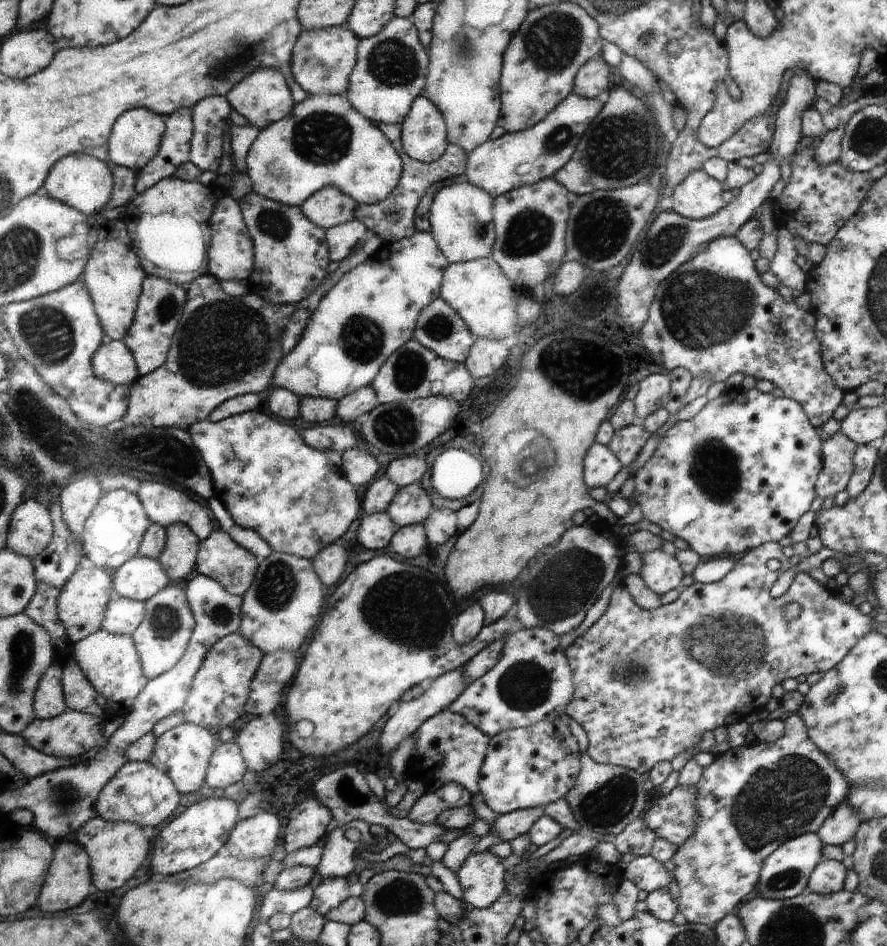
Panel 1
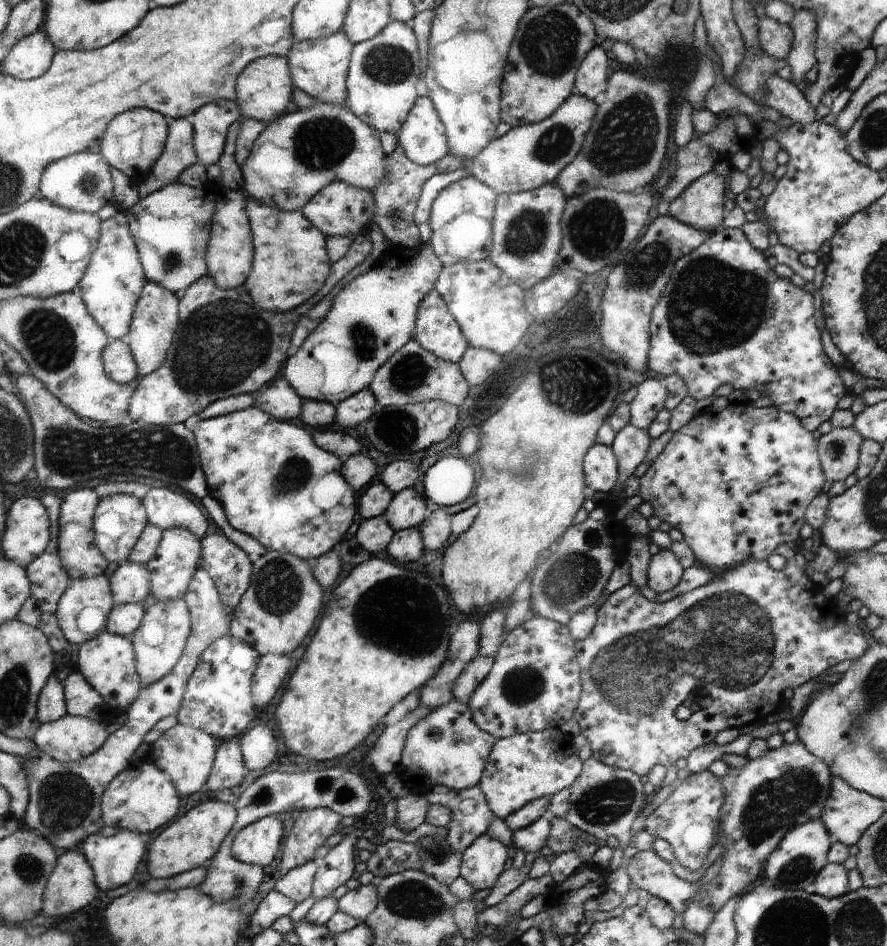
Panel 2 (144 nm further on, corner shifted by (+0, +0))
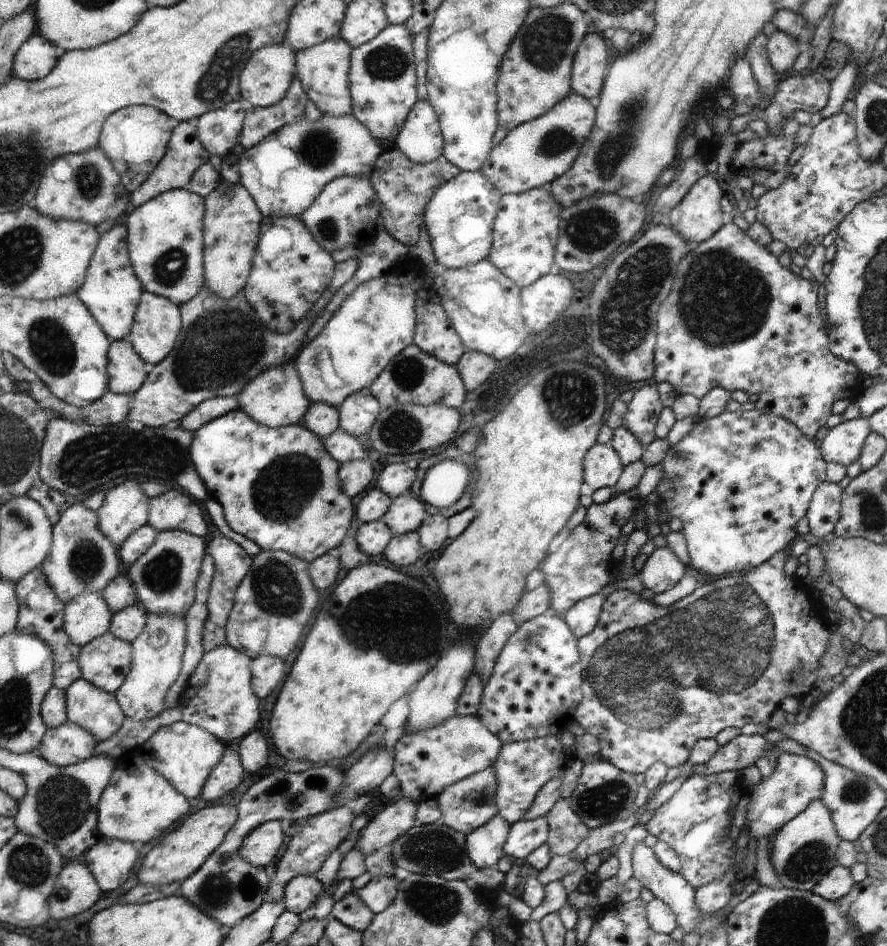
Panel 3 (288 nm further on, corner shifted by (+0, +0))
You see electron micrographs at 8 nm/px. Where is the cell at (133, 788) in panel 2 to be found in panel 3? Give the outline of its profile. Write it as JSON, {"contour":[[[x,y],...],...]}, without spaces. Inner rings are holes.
{"contour":[[[147,760],[131,762],[125,770],[117,768],[113,774],[111,786],[103,792],[103,800],[99,802],[99,824],[105,838],[117,838],[135,844],[147,844],[165,830],[169,830],[179,818],[189,812],[189,798],[183,796],[157,768],[153,768]]]}

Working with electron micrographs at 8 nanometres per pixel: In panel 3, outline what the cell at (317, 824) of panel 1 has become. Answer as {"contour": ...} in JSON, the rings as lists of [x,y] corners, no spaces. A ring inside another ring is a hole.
{"contour":[[[347,804],[343,808],[337,808],[337,810],[325,812],[325,814],[313,816],[303,826],[297,826],[293,838],[289,840],[287,852],[279,858],[279,864],[277,864],[277,876],[275,876],[275,882],[273,882],[271,892],[269,892],[275,902],[285,898],[287,884],[291,880],[295,880],[295,876],[315,876],[317,874],[317,870],[323,866],[323,862],[329,858],[329,854],[335,852],[341,842],[351,838],[349,832],[351,832],[353,820],[355,820],[353,804]]]}

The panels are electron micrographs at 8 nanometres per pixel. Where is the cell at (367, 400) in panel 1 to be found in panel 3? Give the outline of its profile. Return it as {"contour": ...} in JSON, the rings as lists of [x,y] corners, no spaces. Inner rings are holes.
{"contour":[[[371,388],[351,394],[347,402],[339,408],[341,430],[359,438],[379,420],[381,410],[383,410],[383,404],[379,402],[379,398],[373,394]]]}

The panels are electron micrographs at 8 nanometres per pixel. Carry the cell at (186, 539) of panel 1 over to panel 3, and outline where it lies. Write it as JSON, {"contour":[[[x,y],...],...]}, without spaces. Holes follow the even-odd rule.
{"contour":[[[161,532],[151,550],[127,570],[137,588],[139,604],[147,610],[147,614],[177,614],[183,618],[197,600],[199,576],[203,574],[203,562],[207,554],[207,540],[201,536],[189,532]]]}

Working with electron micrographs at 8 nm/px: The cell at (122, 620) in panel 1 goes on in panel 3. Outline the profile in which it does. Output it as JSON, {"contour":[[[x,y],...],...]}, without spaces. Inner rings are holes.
{"contour":[[[137,604],[137,606],[125,608],[123,612],[117,612],[113,616],[113,624],[111,624],[109,632],[121,640],[133,644],[147,628],[147,620],[149,620],[149,614],[145,612],[145,608],[141,604]]]}

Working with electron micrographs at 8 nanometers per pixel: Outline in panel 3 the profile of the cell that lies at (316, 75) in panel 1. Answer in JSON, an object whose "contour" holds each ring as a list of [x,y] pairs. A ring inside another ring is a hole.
{"contour":[[[341,36],[335,40],[327,40],[315,48],[295,52],[299,62],[297,76],[303,82],[305,92],[309,98],[323,110],[323,114],[333,116],[349,116],[355,112],[353,98],[351,98],[351,60],[353,60],[353,46]]]}

